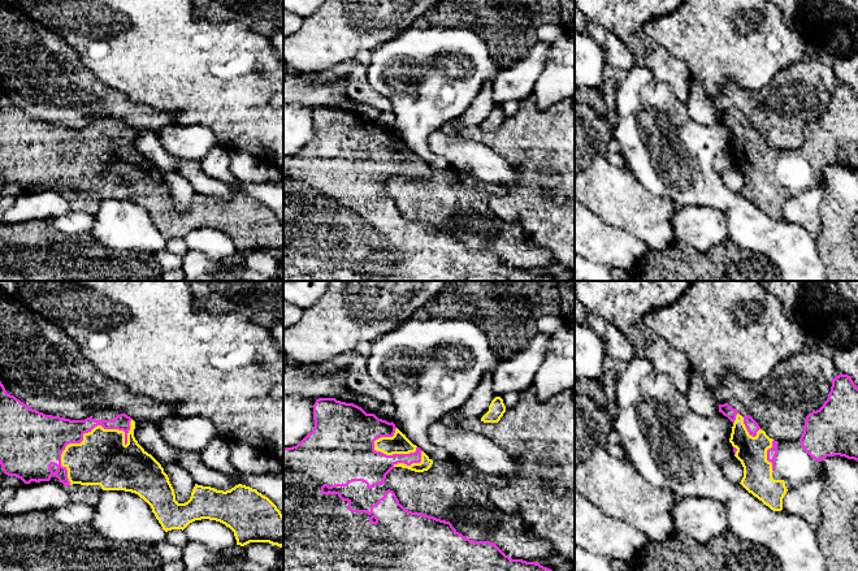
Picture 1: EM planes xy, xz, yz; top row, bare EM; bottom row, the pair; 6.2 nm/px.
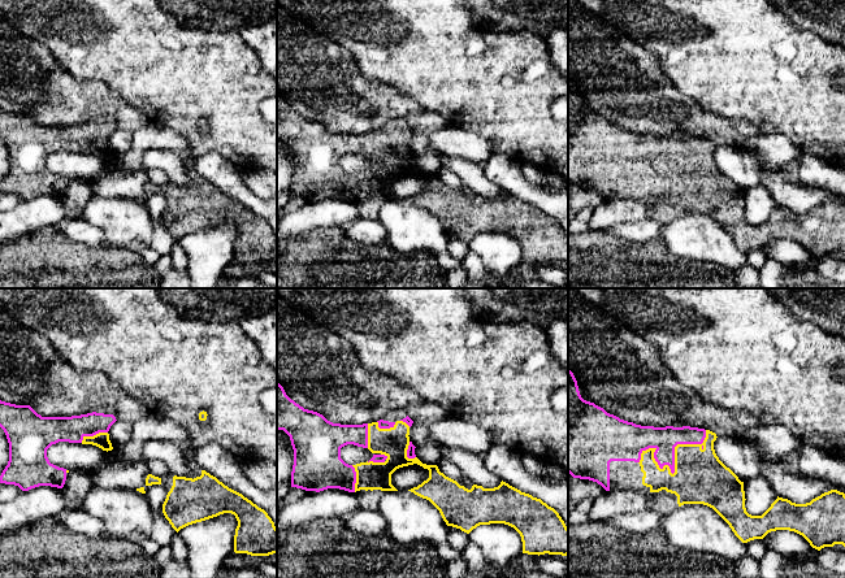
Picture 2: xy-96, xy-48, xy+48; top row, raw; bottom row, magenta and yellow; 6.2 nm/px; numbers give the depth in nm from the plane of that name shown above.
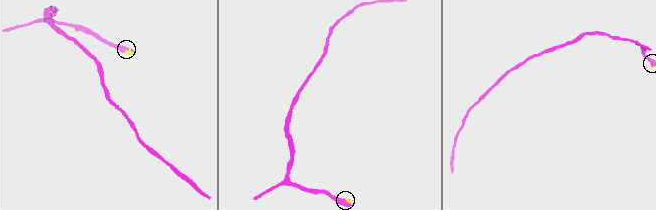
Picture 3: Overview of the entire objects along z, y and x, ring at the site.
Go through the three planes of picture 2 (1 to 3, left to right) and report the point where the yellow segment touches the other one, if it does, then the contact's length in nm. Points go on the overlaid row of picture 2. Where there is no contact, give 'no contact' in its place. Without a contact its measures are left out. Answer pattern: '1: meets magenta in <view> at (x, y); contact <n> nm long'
1: meets magenta in xy-96 at (92, 435); contact 180 nm long
2: meets magenta in xy-48 at (355, 478); contact 170 nm long
3: meets magenta in xy+48 at (674, 468); contact 460 nm long

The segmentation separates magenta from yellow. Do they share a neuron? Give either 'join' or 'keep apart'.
join

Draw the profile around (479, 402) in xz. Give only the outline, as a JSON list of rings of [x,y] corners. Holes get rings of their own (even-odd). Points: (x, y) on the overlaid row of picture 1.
[[[488,371],[478,386],[474,389],[467,402],[458,410],[463,418],[480,418],[495,398],[493,392],[493,372]]]

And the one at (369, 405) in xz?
[[[355,394],[354,402],[356,406],[361,407],[367,414],[373,414],[380,407],[380,401],[367,397]]]

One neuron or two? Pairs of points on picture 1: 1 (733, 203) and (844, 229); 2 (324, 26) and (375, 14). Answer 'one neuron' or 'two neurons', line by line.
1: two neurons
2: one neuron

